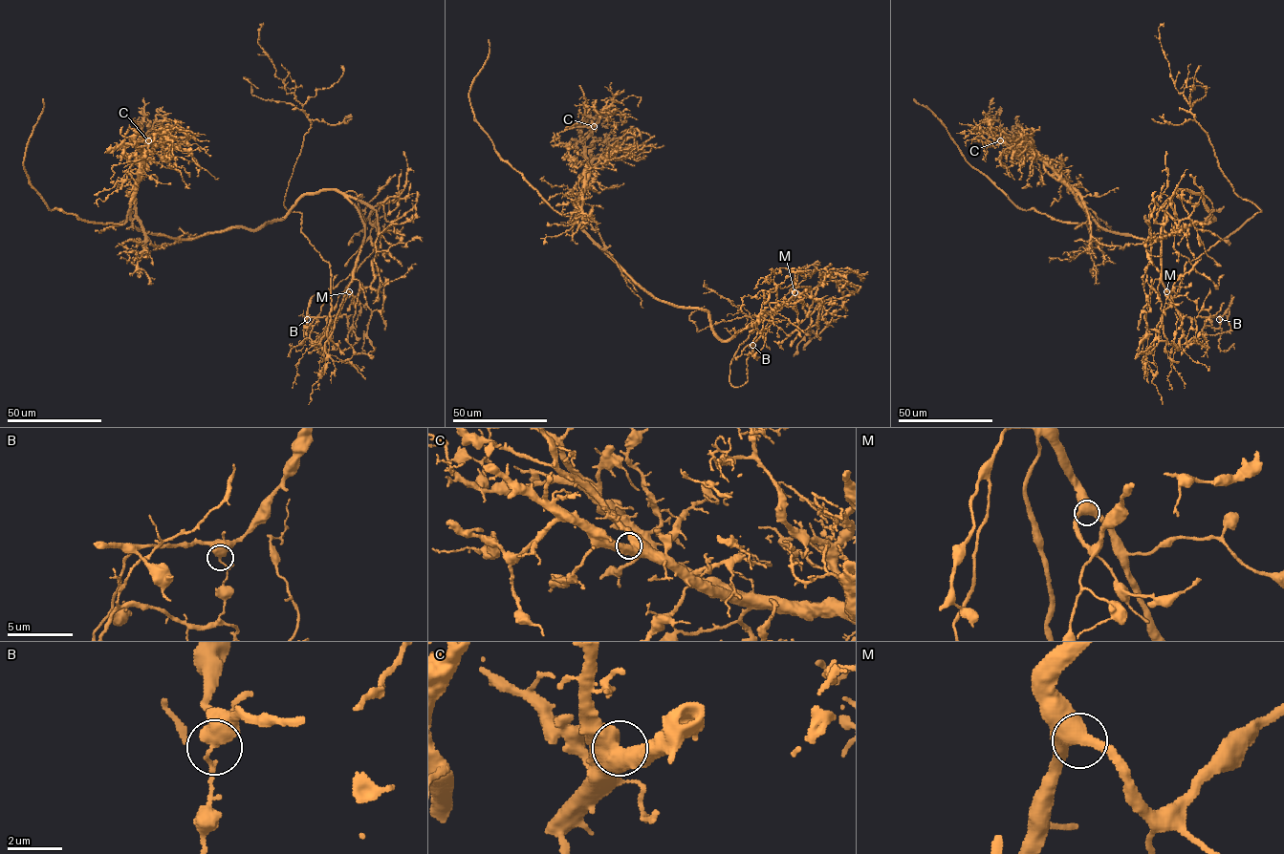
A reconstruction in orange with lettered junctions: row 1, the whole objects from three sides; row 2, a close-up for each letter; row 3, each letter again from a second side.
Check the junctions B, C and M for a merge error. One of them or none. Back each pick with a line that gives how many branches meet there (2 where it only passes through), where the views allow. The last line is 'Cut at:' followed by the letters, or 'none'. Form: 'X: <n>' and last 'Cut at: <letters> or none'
B: 2
Cut at: B

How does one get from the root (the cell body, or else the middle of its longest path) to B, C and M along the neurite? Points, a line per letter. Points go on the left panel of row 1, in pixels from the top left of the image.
B: (361, 217), (364, 240), (342, 308), (327, 318), (307, 319)
C: (361, 217), (341, 194), (318, 190), (255, 229), (188, 239), (141, 231), (130, 200), (148, 140)
M: (361, 217), (364, 240), (353, 280), (347, 288), (349, 291)

